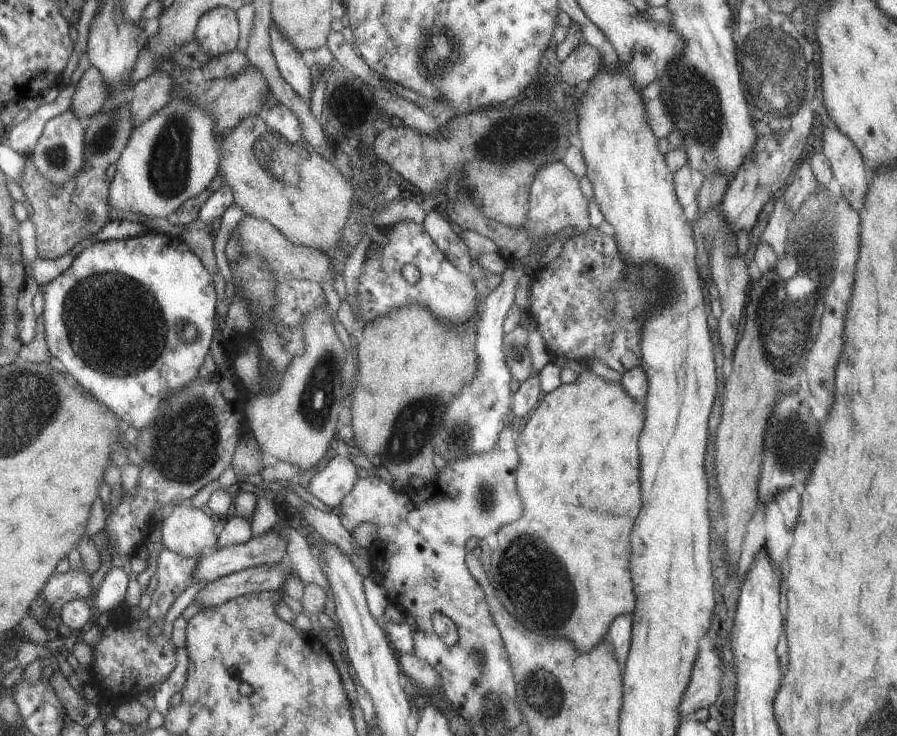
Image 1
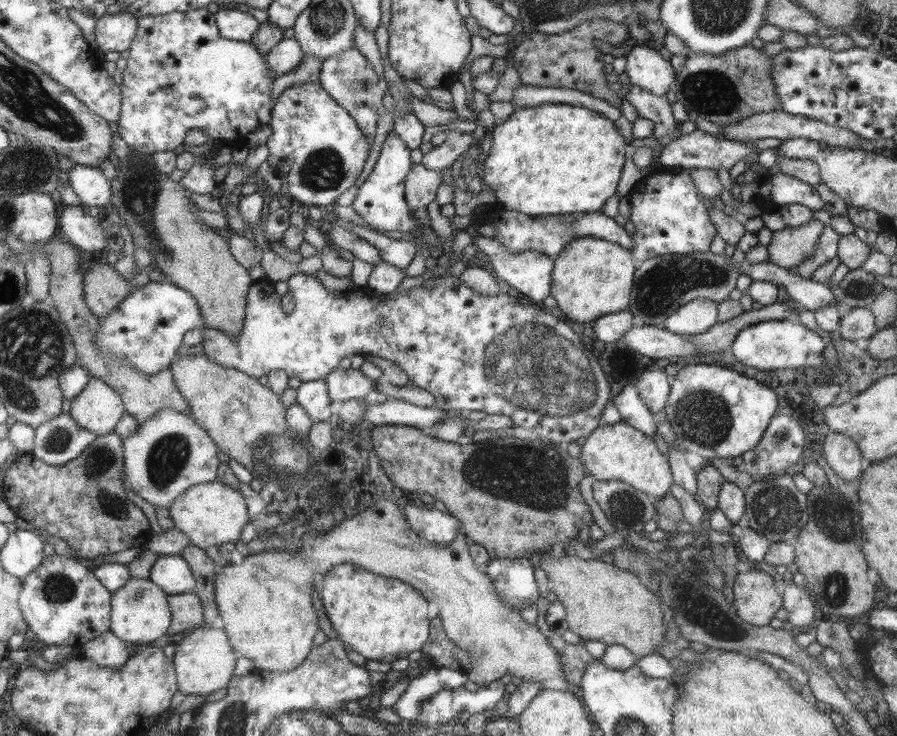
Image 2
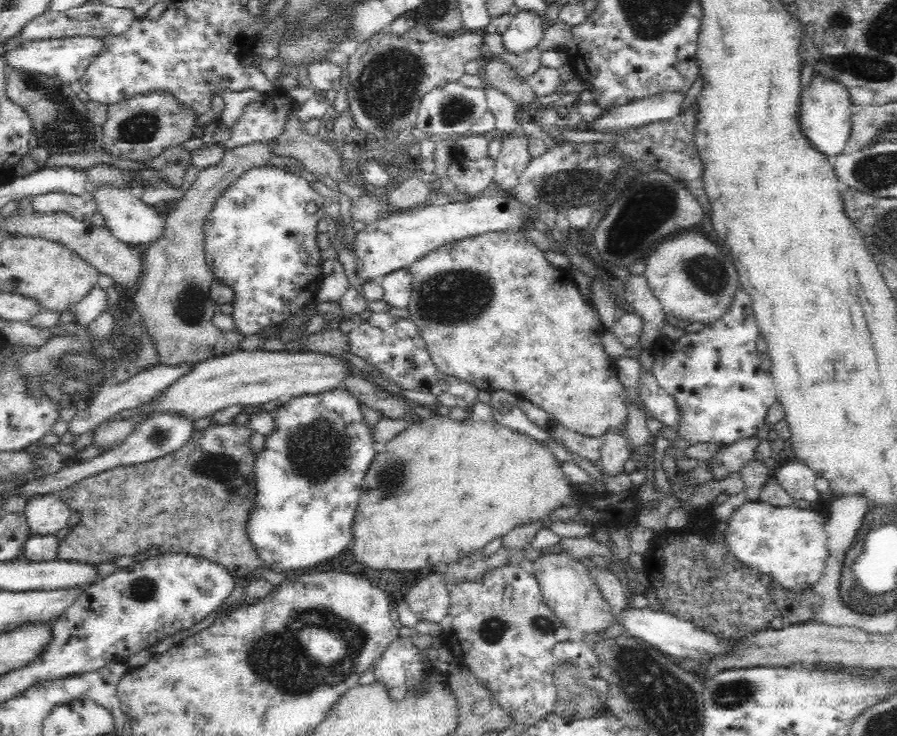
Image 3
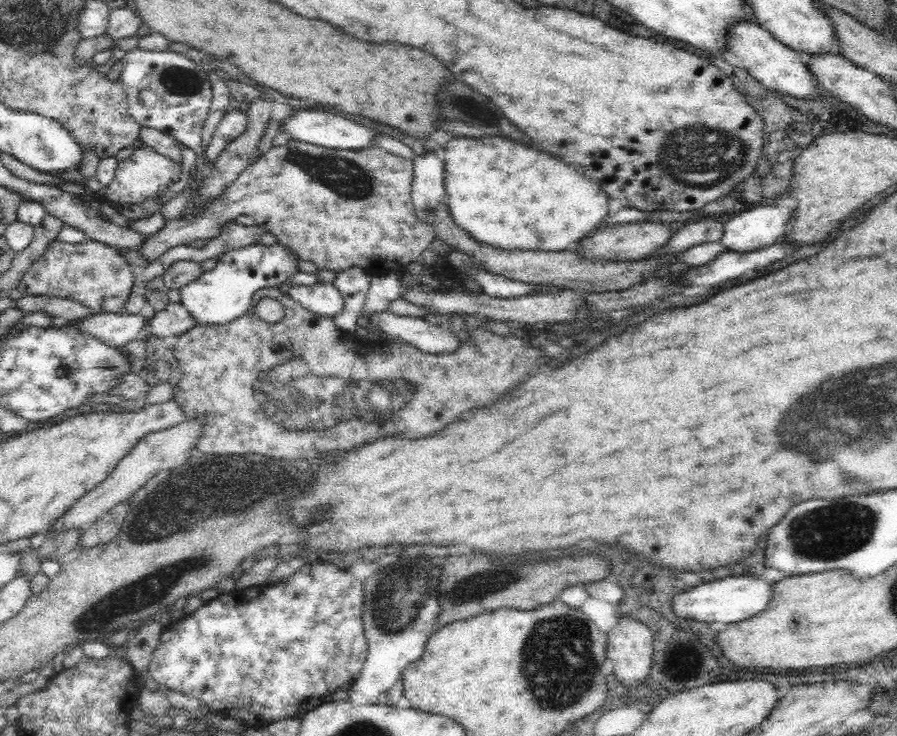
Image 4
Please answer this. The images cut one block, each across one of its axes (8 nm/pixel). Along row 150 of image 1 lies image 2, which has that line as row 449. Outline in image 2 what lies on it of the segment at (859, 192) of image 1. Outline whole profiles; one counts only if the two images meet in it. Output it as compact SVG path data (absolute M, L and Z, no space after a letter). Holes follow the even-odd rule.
M827 432L823 442L826 463L843 480L859 478L861 470L869 466L869 462L861 456L855 441L841 433Z

